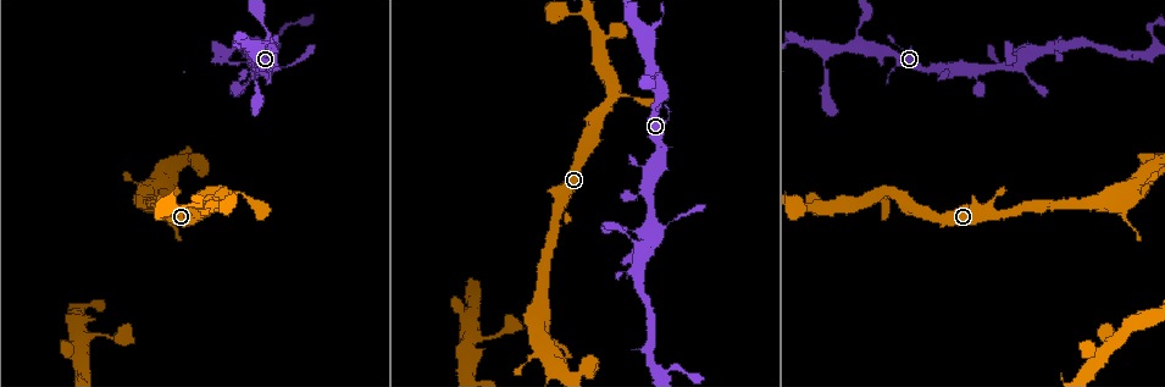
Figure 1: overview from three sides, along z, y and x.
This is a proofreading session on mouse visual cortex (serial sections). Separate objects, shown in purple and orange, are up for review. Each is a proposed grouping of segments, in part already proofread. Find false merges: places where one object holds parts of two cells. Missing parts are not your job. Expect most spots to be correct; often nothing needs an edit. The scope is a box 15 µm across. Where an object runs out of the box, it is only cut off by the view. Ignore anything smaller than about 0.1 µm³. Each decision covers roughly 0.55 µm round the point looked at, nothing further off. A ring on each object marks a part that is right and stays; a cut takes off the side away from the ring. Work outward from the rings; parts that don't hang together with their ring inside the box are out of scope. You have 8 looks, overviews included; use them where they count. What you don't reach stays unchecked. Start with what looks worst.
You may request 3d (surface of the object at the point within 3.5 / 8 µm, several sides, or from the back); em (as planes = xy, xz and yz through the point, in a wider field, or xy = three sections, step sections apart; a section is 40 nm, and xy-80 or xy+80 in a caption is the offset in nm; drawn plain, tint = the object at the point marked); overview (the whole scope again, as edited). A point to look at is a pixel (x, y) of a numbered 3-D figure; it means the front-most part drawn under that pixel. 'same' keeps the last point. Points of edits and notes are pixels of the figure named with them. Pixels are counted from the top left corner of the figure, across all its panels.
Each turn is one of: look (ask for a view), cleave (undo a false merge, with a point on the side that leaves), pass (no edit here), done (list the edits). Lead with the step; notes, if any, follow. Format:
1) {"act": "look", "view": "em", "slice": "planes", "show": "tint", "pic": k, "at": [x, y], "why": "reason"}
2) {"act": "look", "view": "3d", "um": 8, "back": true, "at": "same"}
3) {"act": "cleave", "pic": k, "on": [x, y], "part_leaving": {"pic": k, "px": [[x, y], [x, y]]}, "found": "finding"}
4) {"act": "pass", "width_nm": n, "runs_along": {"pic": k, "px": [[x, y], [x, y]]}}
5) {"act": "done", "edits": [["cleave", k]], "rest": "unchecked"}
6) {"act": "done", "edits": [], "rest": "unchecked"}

{"act": "look", "view": "3d", "um": 3.5, "pic": 1, "at": [226, 58], "why": "sudden change in width"}

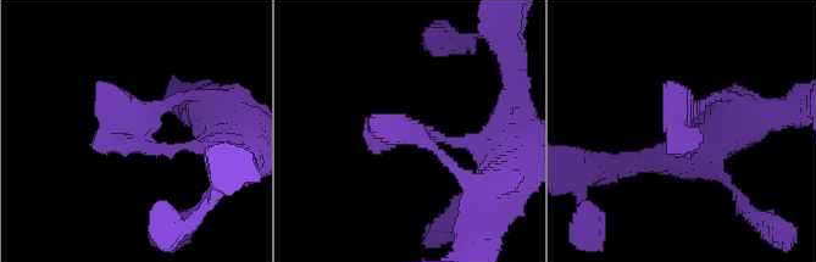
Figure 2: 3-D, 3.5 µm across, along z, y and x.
{"act": "look", "view": "em", "slice": "xy", "step": 3, "show": "tint", "pic": 2, "at": [140, 138]}

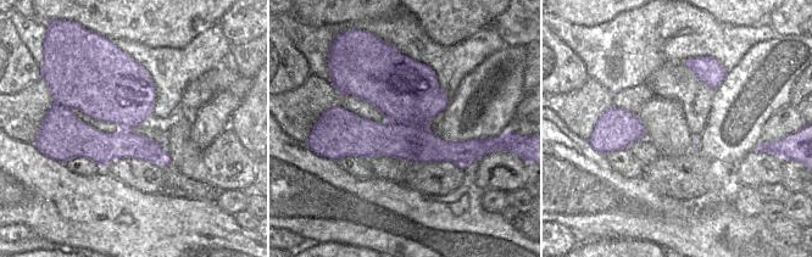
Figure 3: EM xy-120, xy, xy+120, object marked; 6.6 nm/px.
{"act": "pass", "width_nm": 420, "runs_along": {"pic": 2, "px": [[212, 145], [142, 145], [96, 82]]}, "found": "continuous, no second cell"}

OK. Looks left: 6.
{"act": "look", "view": "3d", "um": 8, "pic": 1, "at": [857, 43], "why": "arms part here"}

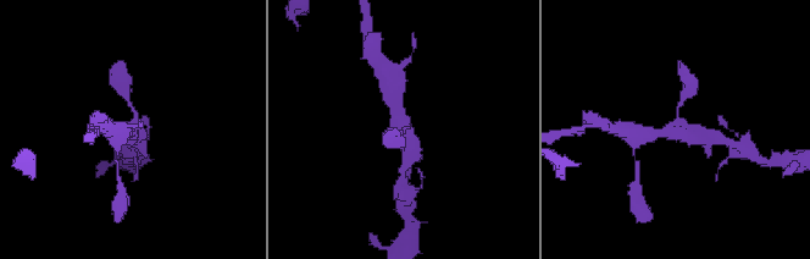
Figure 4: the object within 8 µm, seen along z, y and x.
{"act": "look", "view": "3d", "um": 3.5, "pic": 4, "at": [409, 128], "why": "zoom in"}

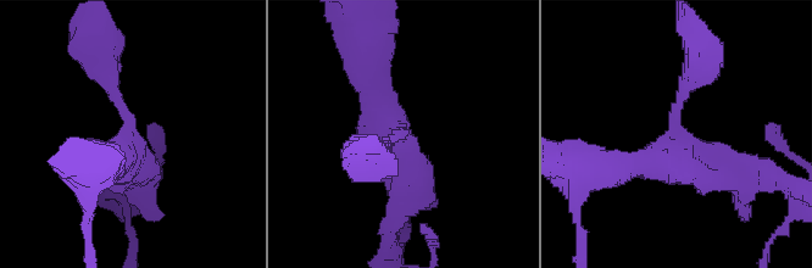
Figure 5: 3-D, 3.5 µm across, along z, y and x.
{"act": "look", "view": "em", "slice": "xy", "step": 5, "show": "tint", "pic": 5, "at": [400, 141], "arms": 3, "arm_widths_nm": [150, 400, 450], "why": "need the tissue"}

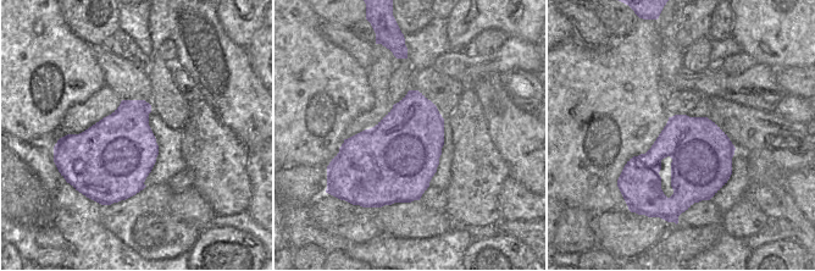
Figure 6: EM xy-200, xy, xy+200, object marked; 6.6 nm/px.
{"act": "pass", "width_nm": 550, "runs_along": {"pic": 5, "px": [[400, 210], [407, 162], [367, 70]]}, "found": "all the same cell"}

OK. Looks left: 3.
{"act": "look", "view": "em", "slice": "xy", "step": 3, "show": "tint", "pic": 1, "at": [794, 39]}

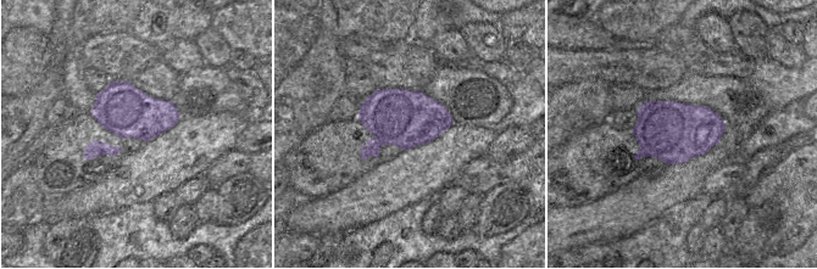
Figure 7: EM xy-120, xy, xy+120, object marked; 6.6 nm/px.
{"act": "look", "view": "3d", "um": 3.5, "at": "same"}

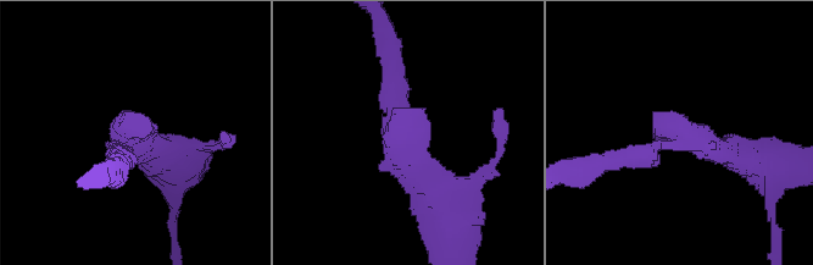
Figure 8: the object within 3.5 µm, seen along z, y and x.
{"act": "pass", "runs_along": {"pic": 8, "px": [[441, 202], [407, 111]]}, "found": "all the same cell"}

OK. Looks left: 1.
{"act": "done", "edits": [], "rest": "unchecked"}

